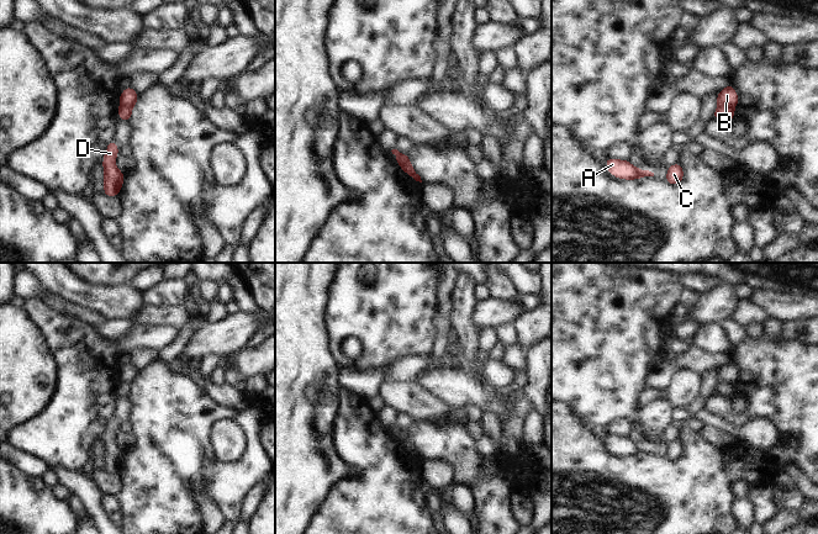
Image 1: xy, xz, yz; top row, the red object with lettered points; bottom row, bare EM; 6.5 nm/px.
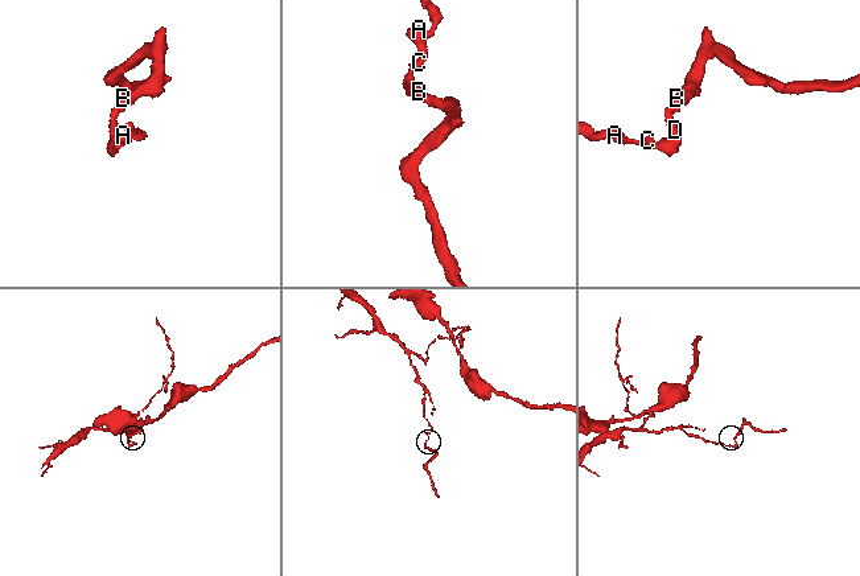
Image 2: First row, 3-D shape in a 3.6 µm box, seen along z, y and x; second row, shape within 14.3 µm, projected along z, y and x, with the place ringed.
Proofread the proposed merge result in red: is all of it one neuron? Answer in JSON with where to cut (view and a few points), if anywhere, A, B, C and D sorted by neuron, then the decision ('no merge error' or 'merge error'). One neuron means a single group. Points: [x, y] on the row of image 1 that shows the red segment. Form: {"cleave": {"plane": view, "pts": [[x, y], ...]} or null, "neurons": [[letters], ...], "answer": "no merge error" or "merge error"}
{"cleave": {"plane": "yz", "pts": [[732, 107], [719, 109]]}, "neurons": [["A", "C", "D"], ["B"]], "answer": "merge error"}

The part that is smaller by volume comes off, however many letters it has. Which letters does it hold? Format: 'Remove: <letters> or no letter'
Remove: B

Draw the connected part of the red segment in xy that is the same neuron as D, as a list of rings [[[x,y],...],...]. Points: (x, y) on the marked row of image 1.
[[[112,139],[109,142],[105,158],[102,159],[104,173],[105,173],[102,179],[102,183],[105,185],[104,195],[109,197],[120,195],[122,181],[125,179],[125,174],[121,173],[115,165],[115,159],[117,154],[118,154],[118,148],[116,141]]]

